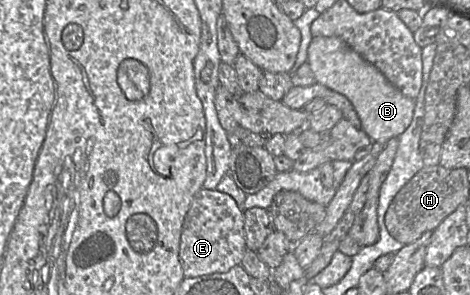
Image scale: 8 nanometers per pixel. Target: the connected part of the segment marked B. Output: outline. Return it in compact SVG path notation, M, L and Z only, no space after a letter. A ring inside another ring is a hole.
M314 37L308 47L307 63L314 73L316 82L344 96L353 104L362 124L362 130L373 140L385 144L393 137L399 137L410 125L416 101L405 96L394 87L371 63L364 60L350 46L338 37Z

